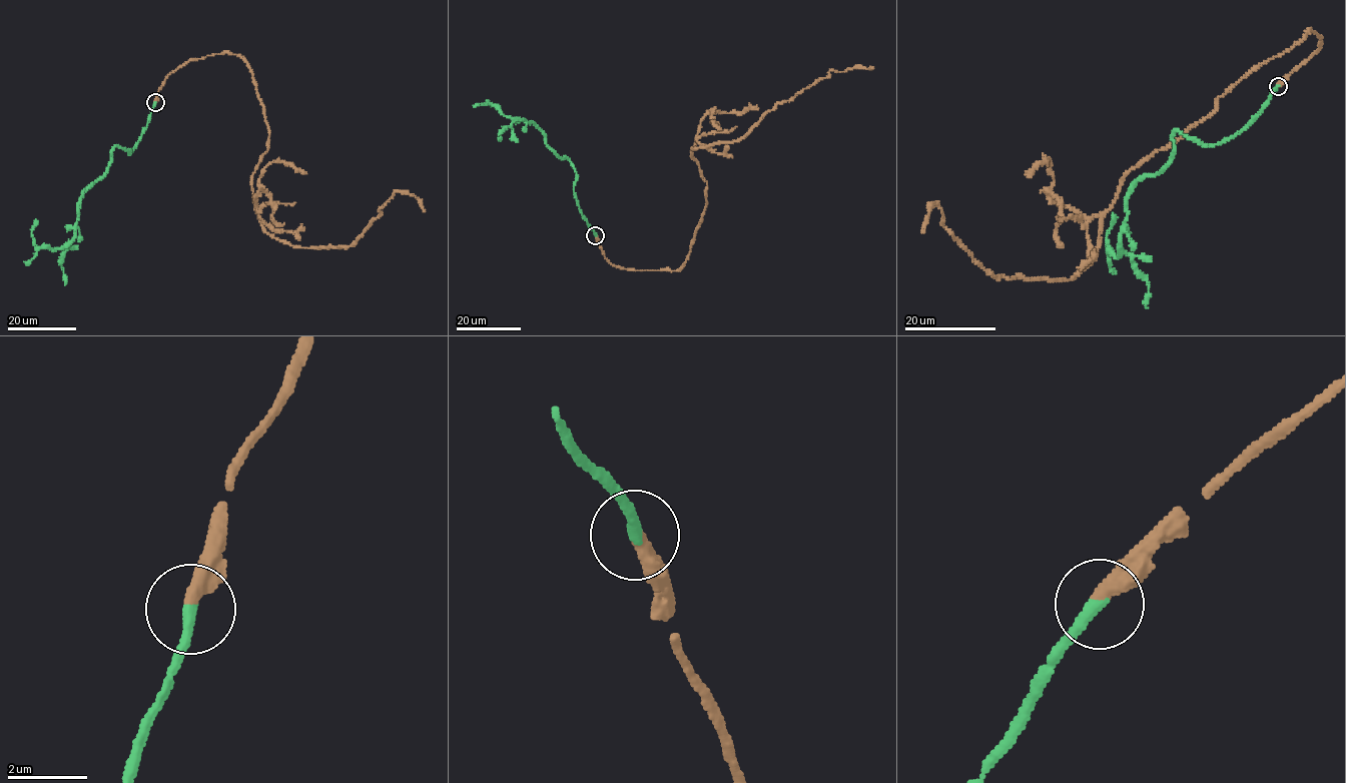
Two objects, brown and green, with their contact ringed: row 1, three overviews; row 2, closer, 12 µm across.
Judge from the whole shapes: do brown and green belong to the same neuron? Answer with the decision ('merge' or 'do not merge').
merge

